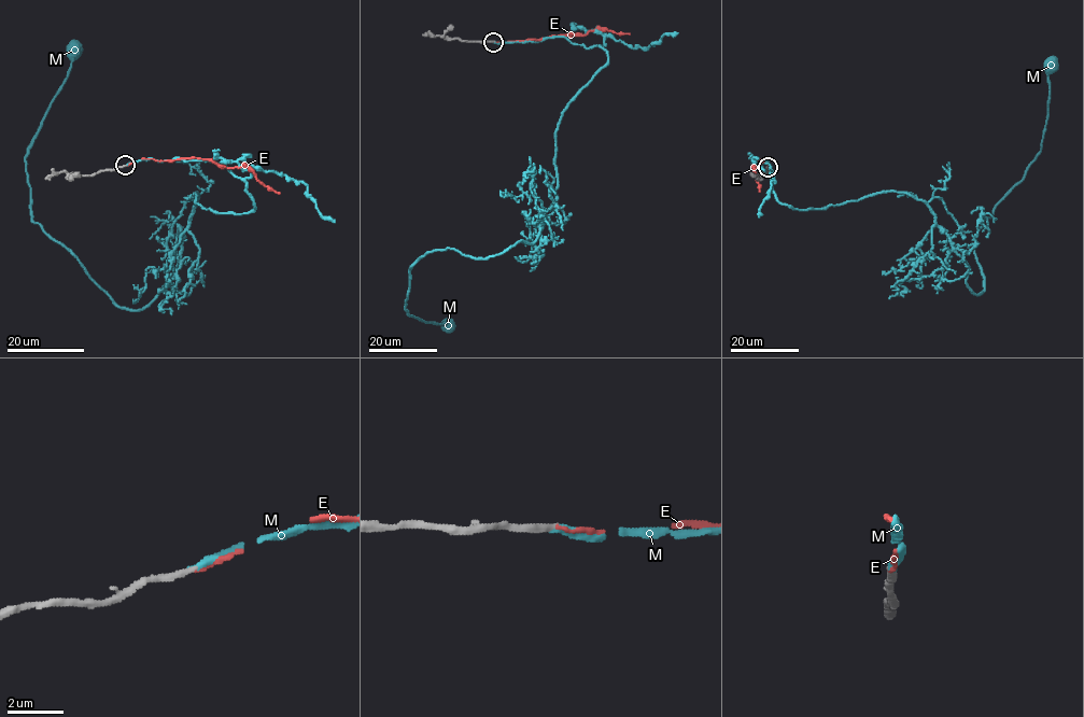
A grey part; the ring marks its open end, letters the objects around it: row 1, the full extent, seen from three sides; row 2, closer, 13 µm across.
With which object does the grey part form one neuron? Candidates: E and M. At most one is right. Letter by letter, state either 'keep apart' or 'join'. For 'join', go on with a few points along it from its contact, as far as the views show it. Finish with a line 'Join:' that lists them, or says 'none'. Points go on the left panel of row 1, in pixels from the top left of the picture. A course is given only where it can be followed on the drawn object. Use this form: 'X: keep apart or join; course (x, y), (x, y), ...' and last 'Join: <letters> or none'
E: keep apart
M: join; course (125, 166), (223, 165), (255, 207), (195, 193), (174, 271), (132, 310), (31, 220), (25, 157), (73, 50)
Join: M

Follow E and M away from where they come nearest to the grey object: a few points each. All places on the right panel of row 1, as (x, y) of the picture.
E: (766, 167), (768, 160), (763, 160), (760, 162), (761, 168), (755, 168), (760, 192)
M: (768, 167), (776, 199), (796, 209), (894, 191), (921, 199), (979, 294), (975, 236), (1041, 150), (1051, 65)

